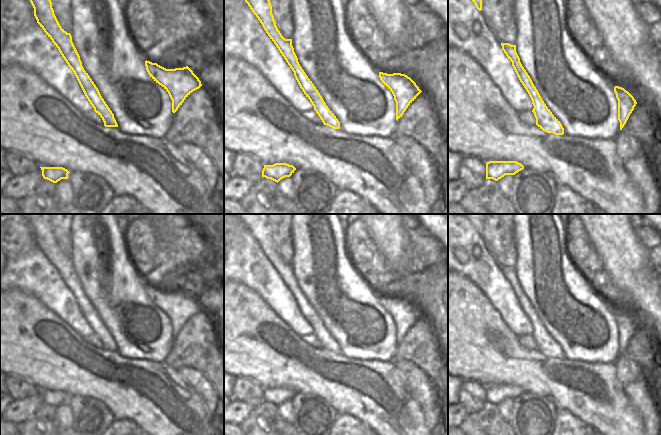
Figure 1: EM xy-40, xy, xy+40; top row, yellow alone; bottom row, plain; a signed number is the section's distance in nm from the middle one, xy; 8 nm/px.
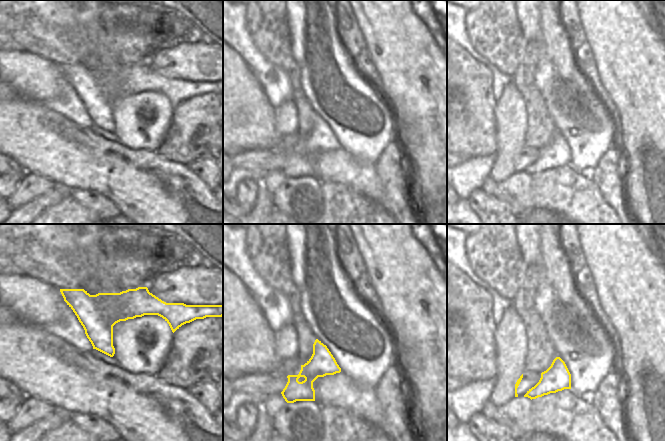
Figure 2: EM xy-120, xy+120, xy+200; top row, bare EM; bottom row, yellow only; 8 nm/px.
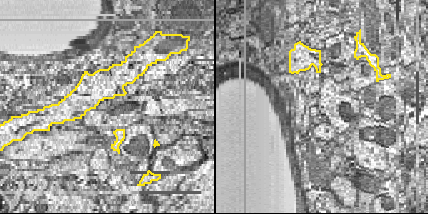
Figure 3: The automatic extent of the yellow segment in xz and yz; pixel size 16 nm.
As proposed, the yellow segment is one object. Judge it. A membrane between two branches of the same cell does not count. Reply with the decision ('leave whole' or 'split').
leave whole

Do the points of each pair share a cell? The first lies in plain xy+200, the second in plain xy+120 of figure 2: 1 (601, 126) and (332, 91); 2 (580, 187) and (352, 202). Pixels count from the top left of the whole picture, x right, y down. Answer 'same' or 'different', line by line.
1: same
2: same

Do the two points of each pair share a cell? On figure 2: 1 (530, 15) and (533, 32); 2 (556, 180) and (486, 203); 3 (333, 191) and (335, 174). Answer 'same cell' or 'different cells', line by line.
1: same cell
2: same cell
3: different cells

